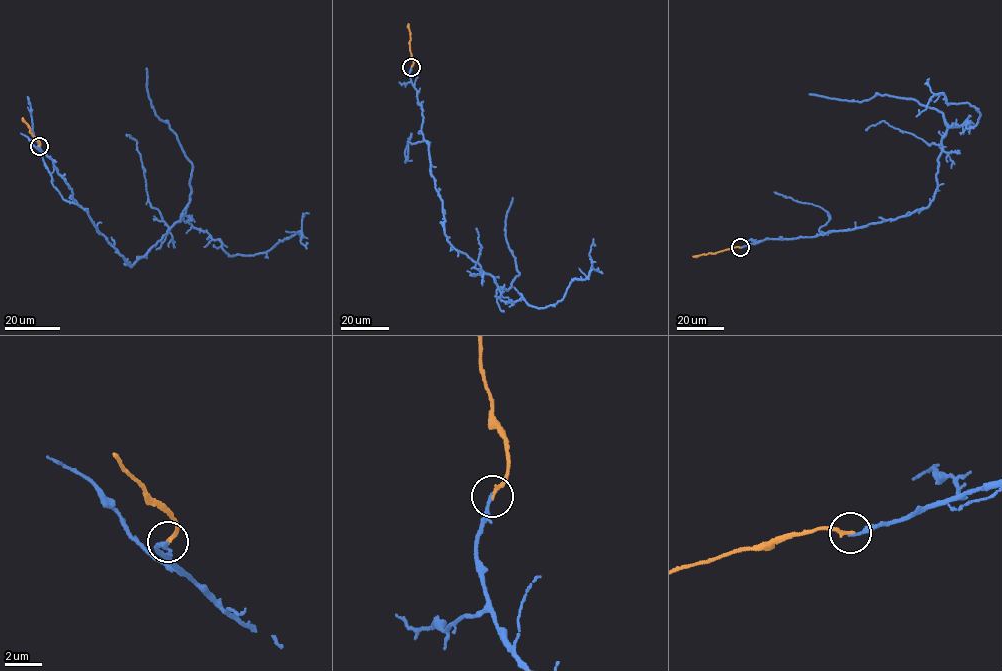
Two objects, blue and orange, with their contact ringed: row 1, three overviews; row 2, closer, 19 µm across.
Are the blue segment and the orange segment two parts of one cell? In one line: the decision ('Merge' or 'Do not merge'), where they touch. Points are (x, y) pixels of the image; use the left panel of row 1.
Merge. Place: (39, 146)

